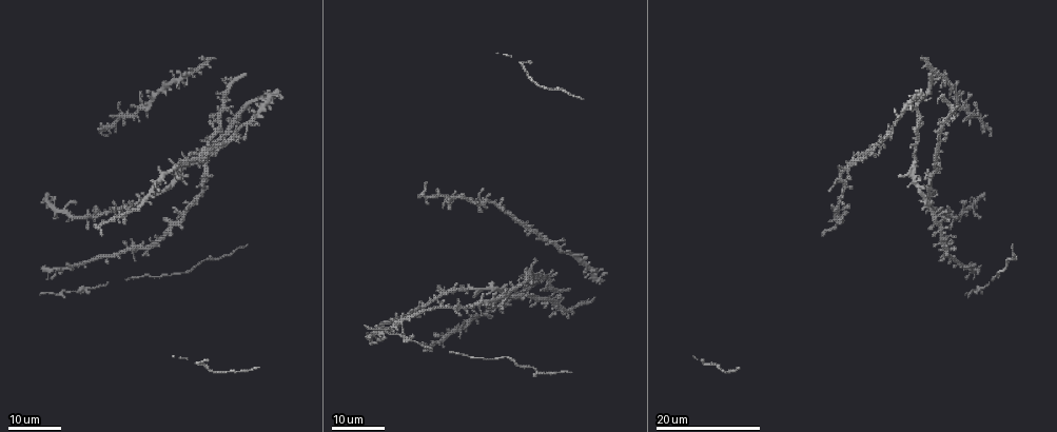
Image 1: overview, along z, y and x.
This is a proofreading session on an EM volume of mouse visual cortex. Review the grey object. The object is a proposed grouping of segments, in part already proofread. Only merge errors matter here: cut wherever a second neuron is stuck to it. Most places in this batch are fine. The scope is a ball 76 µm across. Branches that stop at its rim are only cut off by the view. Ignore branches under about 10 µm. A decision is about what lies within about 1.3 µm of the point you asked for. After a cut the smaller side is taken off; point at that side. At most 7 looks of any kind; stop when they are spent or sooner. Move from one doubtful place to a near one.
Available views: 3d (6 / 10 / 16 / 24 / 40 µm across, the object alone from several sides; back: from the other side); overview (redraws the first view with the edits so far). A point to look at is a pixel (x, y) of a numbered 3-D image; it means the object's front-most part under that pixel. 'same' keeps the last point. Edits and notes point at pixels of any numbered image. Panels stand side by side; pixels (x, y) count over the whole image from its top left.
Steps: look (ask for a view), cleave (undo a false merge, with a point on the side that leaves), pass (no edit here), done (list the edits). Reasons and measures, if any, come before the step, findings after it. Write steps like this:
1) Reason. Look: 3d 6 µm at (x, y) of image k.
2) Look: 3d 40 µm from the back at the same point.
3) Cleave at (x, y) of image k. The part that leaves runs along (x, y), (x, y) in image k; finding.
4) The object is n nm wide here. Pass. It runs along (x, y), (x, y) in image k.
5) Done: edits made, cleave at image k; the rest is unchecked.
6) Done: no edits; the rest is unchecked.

Thick turns thin. Look: 3d 16 µm at (166, 174) of image 1.

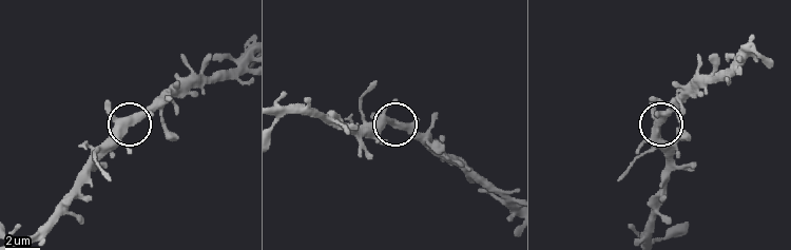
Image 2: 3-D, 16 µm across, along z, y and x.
Zoom in. Look: 3d 10 µm at (396, 125) of image 2.

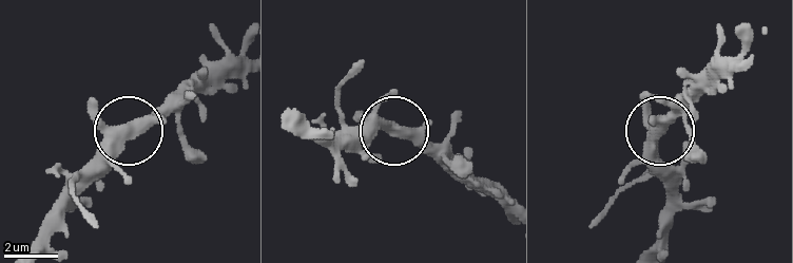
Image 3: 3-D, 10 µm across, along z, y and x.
Pass. It runs along (754, 42), (663, 126), (659, 171), (665, 196) in image 3; all the same neuron.

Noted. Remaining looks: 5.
Narrows sharply. Look: 3d 24 µm at (427, 198) of image 1.

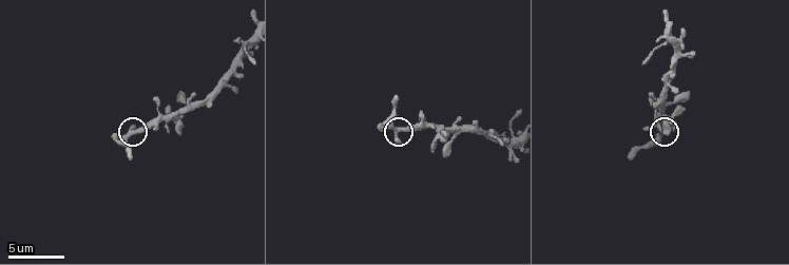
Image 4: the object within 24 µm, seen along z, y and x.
Closer look. Look: 3d 6 µm at (137, 133) of image 4.

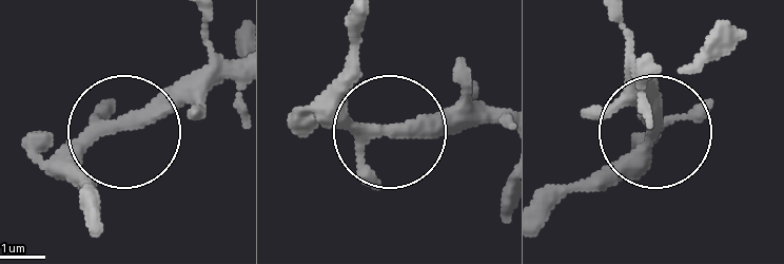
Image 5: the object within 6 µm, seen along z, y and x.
Pass. It runs along (646, 57), (658, 129), (605, 189) in image 5; all the same neuron.

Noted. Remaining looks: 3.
Four or more arms meet. Look: 3d 24 µm at (915, 184) of image 1.

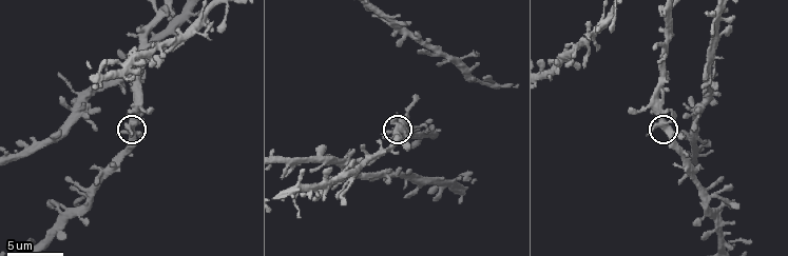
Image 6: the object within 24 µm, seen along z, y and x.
Look: 3d 6 µm at (667, 132) of image 6.

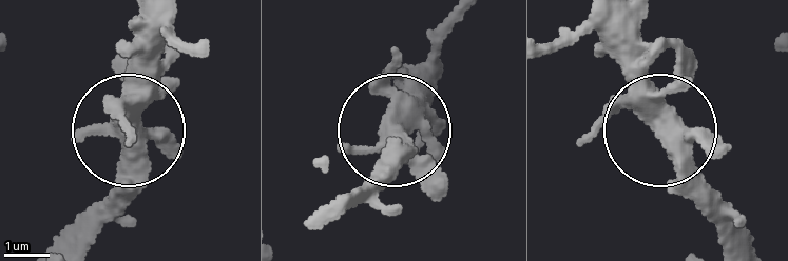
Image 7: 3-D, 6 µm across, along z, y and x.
5 arms meet here. Pass. All the same neuron.

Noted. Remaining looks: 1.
Look: 3d 16 µm at (127, 63) of image 6.

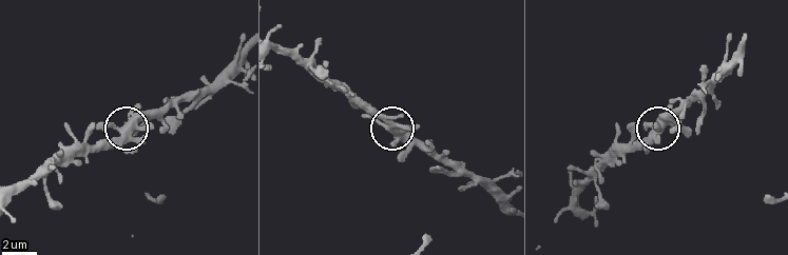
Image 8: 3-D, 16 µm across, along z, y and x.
Pass. One neuron here.

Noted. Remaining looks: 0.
Done: no edits; the rest is unchecked.

